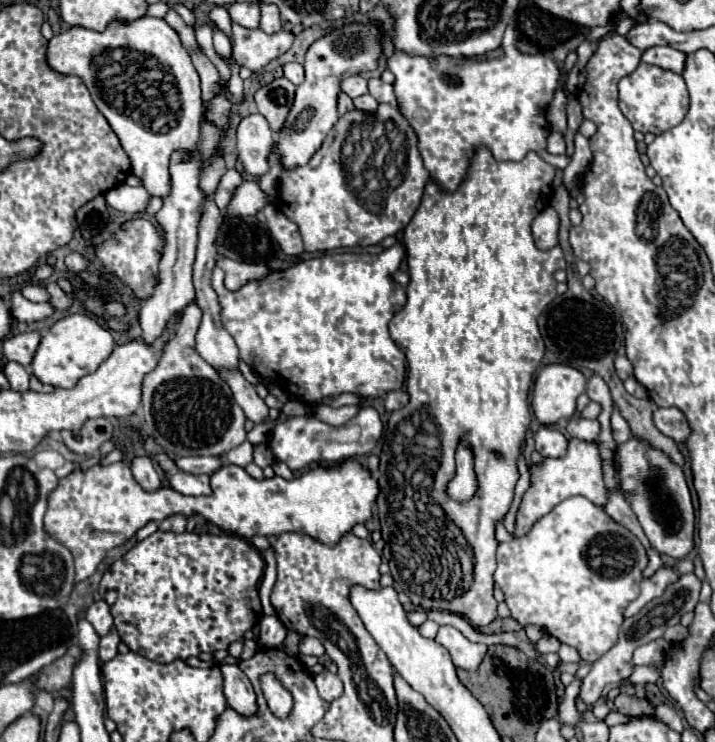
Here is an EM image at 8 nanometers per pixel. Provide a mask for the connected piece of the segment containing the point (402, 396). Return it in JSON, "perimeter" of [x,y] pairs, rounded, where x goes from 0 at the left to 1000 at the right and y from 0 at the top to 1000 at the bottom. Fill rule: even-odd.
{"perimeter":[[[564,524],[544,527],[541,530],[541,538],[538,538],[538,549],[541,549],[541,554],[552,554],[552,551],[561,551],[569,540],[572,540],[569,527],[564,527]]]}

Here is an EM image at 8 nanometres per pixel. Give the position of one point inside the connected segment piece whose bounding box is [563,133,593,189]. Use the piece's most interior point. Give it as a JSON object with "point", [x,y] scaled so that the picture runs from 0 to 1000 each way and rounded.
{"point":[813,214]}

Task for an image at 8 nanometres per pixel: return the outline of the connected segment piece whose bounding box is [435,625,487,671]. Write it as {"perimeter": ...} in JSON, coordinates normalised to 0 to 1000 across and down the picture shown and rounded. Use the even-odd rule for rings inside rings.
{"perimeter":[[[631,842],[614,845],[608,864],[628,877],[634,896],[645,899],[650,904],[667,904],[667,899],[673,896],[673,891],[681,880],[681,869],[656,864],[645,850],[639,850]]]}

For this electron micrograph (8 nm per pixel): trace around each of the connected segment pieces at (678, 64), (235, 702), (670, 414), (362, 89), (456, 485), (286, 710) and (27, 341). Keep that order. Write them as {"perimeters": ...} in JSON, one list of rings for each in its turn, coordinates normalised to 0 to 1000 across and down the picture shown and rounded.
{"perimeters":[[[[908,63],[908,66],[902,66],[897,82],[927,90],[927,93],[936,93],[936,96],[944,96],[944,98],[952,98],[958,71],[952,71],[947,66],[938,66],[938,63]]],[[[320,894],[309,896],[306,902],[312,907],[312,934],[320,953],[326,953],[331,961],[340,961],[340,964],[357,961],[359,958],[357,934],[345,910],[334,899],[326,899]]],[[[947,549],[919,551],[913,557],[913,567],[916,567],[919,578],[927,586],[938,589],[944,597],[961,597],[961,592],[966,589],[966,575],[964,575],[958,559]]],[[[491,101],[477,109],[477,123],[483,123],[491,133],[513,125],[513,106],[505,101]]],[[[645,594],[639,602],[636,627],[639,627],[639,635],[636,635],[636,643],[631,643],[625,651],[625,667],[634,675],[653,678],[667,664],[670,648],[664,640],[664,611],[650,594]]],[[[368,907],[362,912],[365,931],[382,964],[399,969],[407,961],[407,931],[396,926],[396,920],[385,912],[385,907]]],[[[38,446],[15,457],[7,457],[4,478],[10,481],[10,487],[21,487],[21,489],[29,489],[32,495],[41,495],[55,468],[55,457],[57,451],[52,446]]]]}

